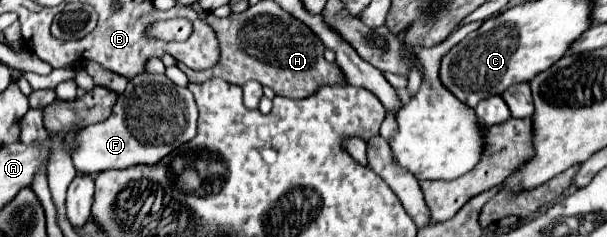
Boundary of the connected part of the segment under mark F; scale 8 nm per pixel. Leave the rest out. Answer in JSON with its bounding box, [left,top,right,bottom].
[73,73,197,175]

